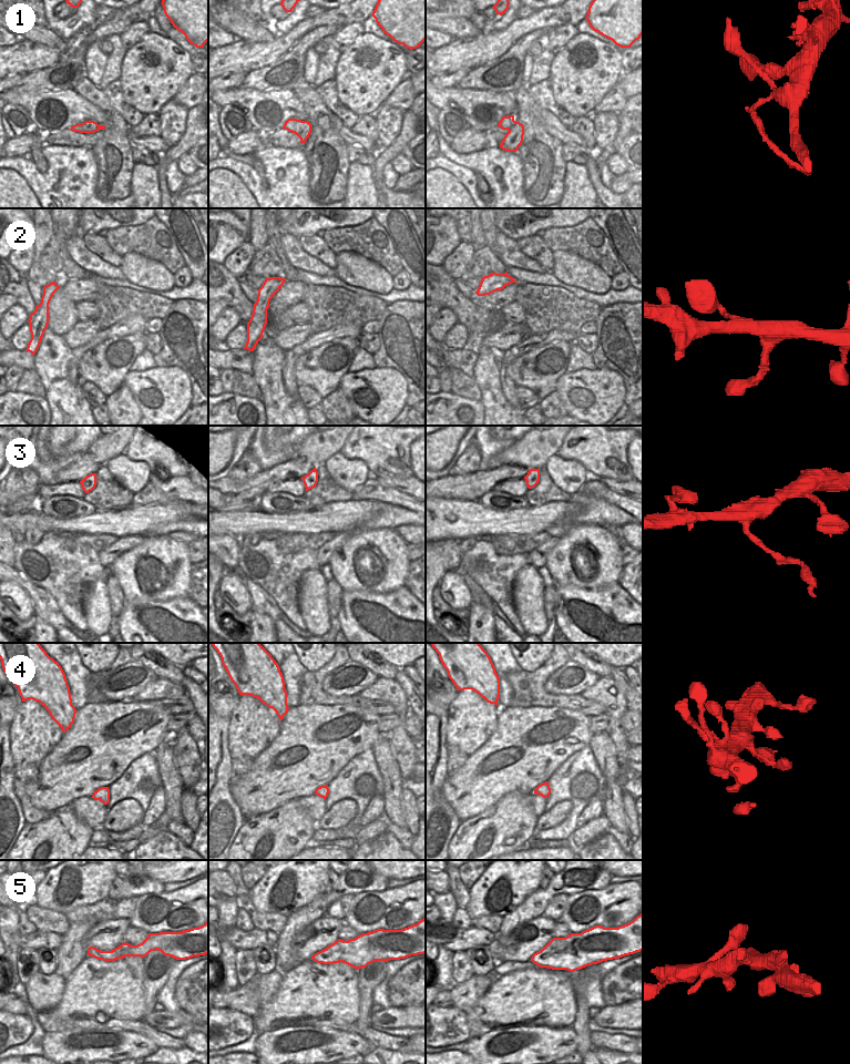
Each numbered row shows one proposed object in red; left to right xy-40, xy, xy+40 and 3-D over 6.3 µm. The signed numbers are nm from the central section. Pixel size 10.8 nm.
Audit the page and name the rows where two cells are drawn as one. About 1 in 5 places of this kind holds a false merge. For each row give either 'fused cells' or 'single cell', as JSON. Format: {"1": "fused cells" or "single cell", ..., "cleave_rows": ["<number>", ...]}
{"1": "fused cells", "2": "single cell", "3": "single cell", "4": "single cell", "5": "single cell", "cleave_rows": ["1"]}

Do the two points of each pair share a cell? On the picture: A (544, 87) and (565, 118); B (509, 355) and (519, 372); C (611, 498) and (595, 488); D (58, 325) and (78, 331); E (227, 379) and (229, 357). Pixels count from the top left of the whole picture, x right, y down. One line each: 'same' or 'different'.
A: same
B: different
C: different
D: different
E: different

